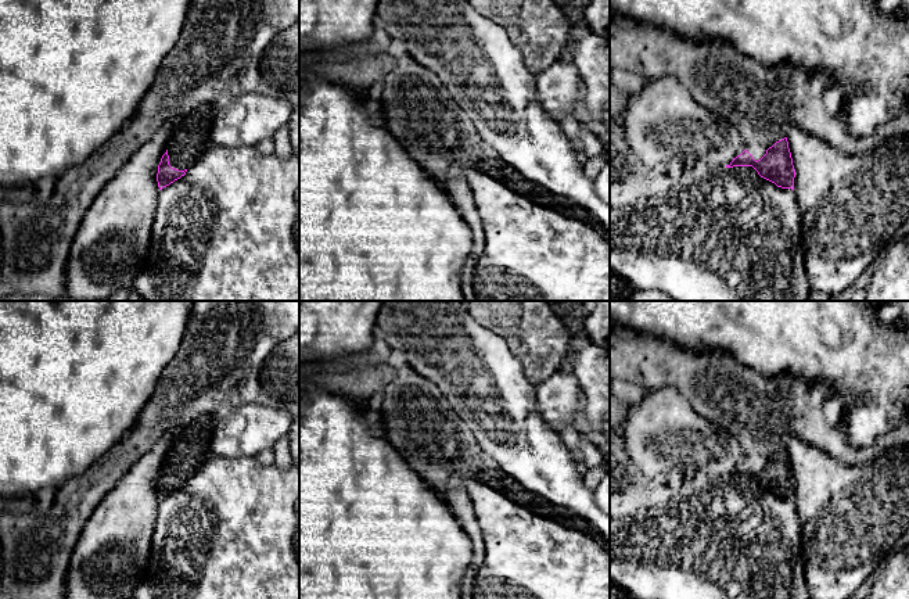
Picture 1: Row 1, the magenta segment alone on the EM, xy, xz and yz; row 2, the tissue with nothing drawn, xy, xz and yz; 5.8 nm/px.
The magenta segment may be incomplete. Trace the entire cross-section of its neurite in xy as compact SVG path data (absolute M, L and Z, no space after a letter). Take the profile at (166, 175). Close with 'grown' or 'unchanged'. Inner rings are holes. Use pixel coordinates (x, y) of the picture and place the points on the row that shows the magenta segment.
M204 105L177 123L158 165L159 190L184 176L187 168L212 147L209 128L218 112L211 105Z; grown

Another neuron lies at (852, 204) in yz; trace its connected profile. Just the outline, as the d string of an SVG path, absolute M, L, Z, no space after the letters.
M801 128L790 129L794 191L802 212L804 261L809 287L838 297L870 268L909 218L909 139L845 154Z

